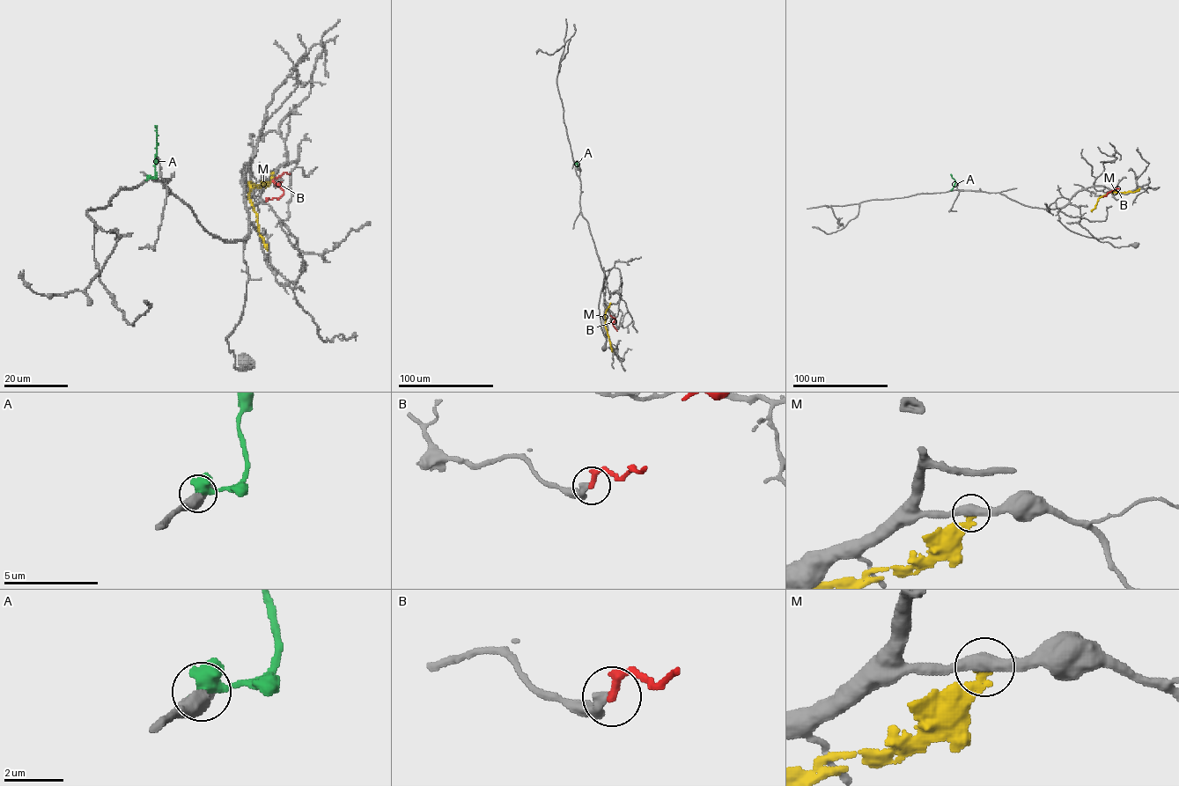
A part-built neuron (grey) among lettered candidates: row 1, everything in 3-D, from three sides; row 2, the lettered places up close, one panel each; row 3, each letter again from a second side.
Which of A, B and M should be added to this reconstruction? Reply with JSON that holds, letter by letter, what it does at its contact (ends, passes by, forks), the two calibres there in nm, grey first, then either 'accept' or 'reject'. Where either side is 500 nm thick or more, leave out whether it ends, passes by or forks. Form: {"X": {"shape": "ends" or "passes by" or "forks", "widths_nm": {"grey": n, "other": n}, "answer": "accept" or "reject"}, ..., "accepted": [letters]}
{"A": {"widths_nm": {"grey": 480, "other": 650}, "answer": "reject"}, "B": {"shape": "ends", "widths_nm": {"grey": 320, "other": 300}, "answer": "accept"}, "M": {"shape": "ends", "widths_nm": {"grey": 440, "other": 320}, "answer": "reject"}, "accepted": ["B"]}

